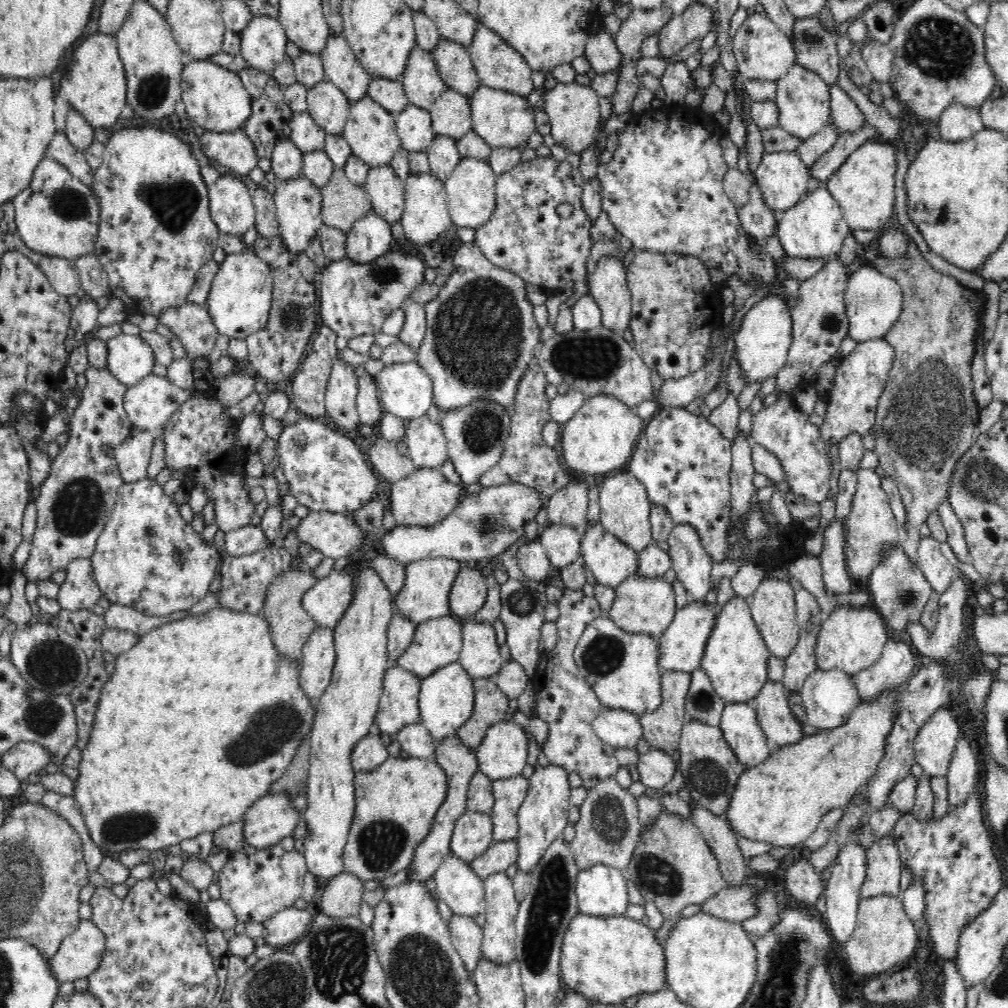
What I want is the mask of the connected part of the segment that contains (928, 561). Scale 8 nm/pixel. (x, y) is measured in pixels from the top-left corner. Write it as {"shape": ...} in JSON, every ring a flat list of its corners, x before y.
{"shape":[[931,535,922,538,918,548,918,567,936,594,940,595,952,584,957,571,940,550,941,543]]}

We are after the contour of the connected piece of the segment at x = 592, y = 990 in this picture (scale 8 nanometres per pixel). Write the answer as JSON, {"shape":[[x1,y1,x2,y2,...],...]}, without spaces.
{"shape":[[579,912,563,936,560,961,563,984,573,992,584,995,586,999,604,1005,624,1004,625,1000,632,996,652,994,668,988,665,979,665,954,654,933,648,925,626,915,597,917]]}

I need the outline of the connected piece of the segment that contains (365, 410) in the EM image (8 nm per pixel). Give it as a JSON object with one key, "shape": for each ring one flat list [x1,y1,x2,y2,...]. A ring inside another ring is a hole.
{"shape":[[364,365,355,366,356,375,358,375,358,394,356,394,356,408,360,415,362,424,377,426,382,416,383,408,381,407,375,377,368,374]]}

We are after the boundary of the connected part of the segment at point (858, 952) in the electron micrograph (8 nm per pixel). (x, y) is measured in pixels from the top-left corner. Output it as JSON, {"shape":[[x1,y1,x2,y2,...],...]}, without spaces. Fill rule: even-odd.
{"shape":[[861,897,854,932,843,944,842,954,847,966,858,976,881,976,896,964,911,960,921,942,922,938,917,934,913,920,906,914,899,897]]}

